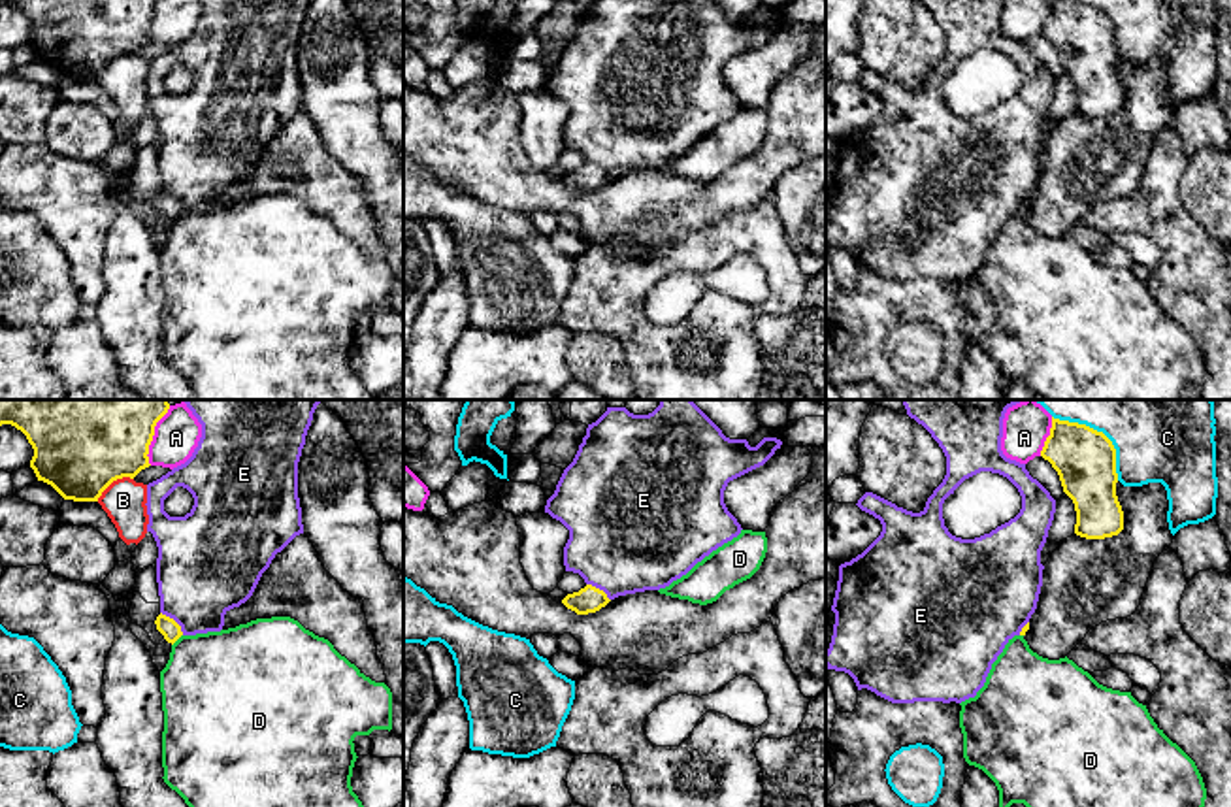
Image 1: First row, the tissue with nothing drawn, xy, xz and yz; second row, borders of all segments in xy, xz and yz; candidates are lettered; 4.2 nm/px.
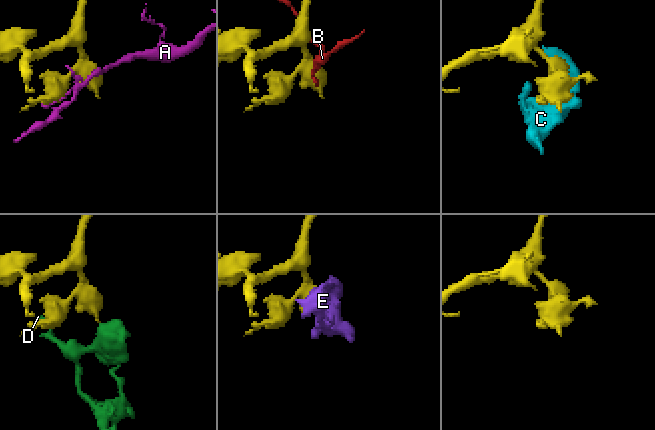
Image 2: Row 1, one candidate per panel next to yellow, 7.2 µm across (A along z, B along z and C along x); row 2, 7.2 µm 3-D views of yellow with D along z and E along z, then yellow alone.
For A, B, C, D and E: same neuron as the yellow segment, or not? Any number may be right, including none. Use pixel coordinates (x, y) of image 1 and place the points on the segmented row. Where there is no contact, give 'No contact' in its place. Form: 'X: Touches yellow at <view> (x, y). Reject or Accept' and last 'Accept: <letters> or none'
A: Touches yellow at xy (153, 434). Reject
B: Touches yellow at xy (114, 479). Reject
C: Touches yellow at yz (1101, 432). Reject
D: Touches yellow at xy (178, 638). Reject
E: Touches yellow at xy (174, 621). Reject
Accept: none

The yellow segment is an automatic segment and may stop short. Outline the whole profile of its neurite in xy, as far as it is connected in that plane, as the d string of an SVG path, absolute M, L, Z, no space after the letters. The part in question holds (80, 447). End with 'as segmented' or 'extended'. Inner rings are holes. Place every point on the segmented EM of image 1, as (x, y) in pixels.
M0 400L0 426L21 430L34 449L30 468L64 500L98 502L117 479L149 468L149 445L168 400Z; as segmented

